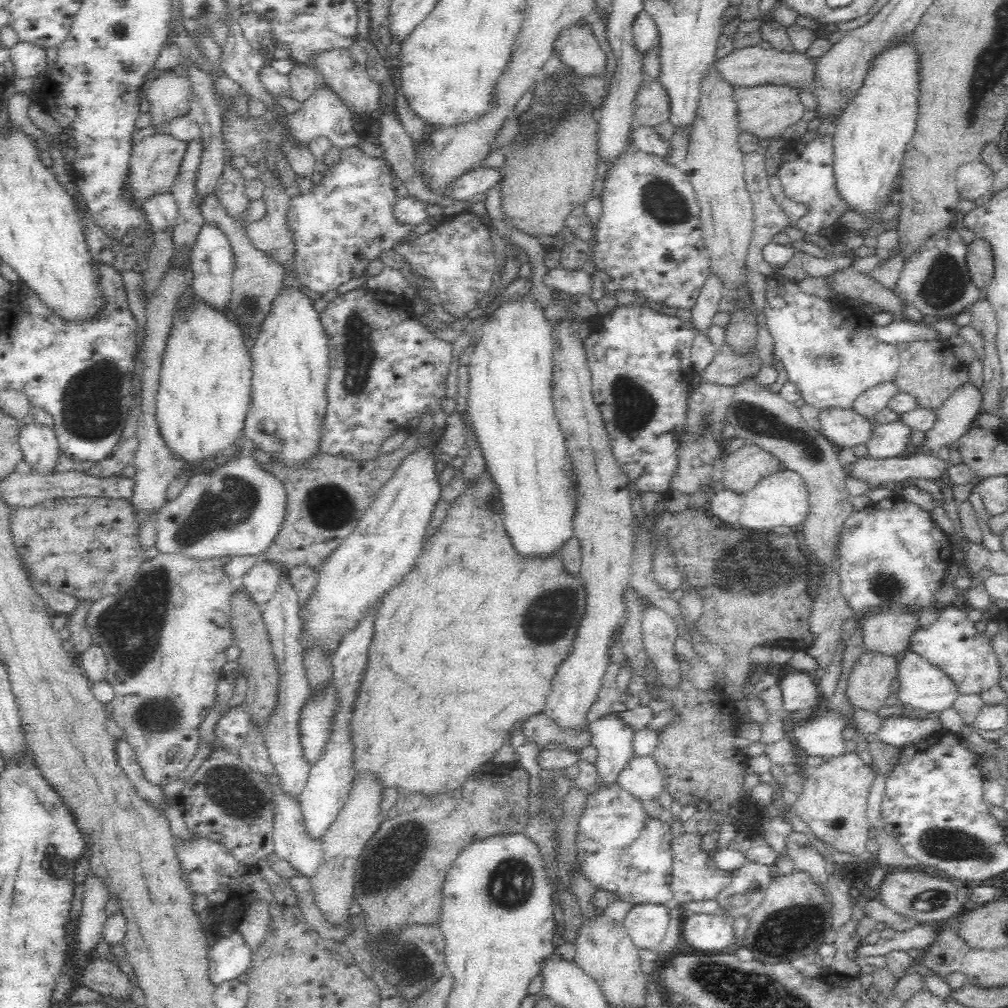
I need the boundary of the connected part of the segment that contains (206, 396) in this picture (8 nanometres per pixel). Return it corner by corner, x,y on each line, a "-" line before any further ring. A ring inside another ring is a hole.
193,292
173,316
161,363
156,417
166,445
198,462
228,450
245,426
252,378
250,348
240,327

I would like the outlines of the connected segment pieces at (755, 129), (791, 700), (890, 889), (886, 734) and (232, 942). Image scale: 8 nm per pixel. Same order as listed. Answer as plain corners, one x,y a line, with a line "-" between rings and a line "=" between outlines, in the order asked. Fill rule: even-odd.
738,85
734,90
738,101
738,126
740,130
756,134
762,140
784,137
789,127
802,120
806,107
800,101
798,91
786,85
=
810,671
788,673
778,683
782,689
786,713
810,709
820,700
817,677
=
926,869
916,872
898,871
888,873
884,882
879,886
882,903
888,908
916,919
920,923
926,921
943,921
950,916
960,913
957,902
957,889
941,877
931,875
=
933,713
933,716
924,720
905,715
888,716
881,720
875,737
886,744
906,747
940,729
942,729
942,722
937,713
=
234,930
228,936
219,937
207,953
210,981
214,985
232,981
250,966
252,952
244,936

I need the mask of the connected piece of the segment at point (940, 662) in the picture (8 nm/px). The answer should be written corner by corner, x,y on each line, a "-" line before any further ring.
950,604
943,606
938,618
913,632
908,650
921,654
926,660
946,671
956,683
960,694
976,693
988,690
999,681
1000,665
990,638
979,634
975,622
968,618
968,608
956,608

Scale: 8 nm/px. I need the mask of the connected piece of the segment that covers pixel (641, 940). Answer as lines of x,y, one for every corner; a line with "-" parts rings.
633,904
623,925
638,950
657,950
670,920
665,904

